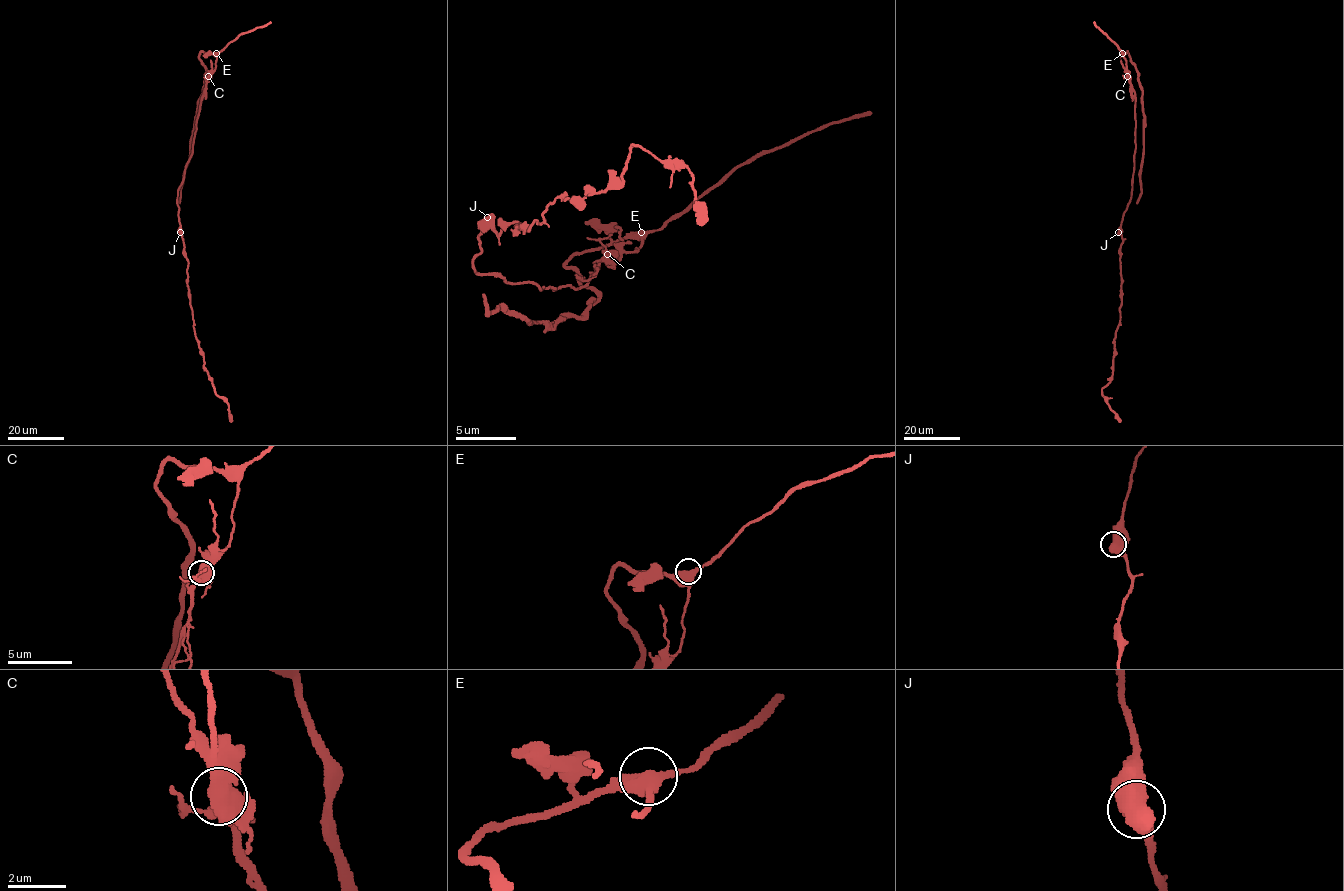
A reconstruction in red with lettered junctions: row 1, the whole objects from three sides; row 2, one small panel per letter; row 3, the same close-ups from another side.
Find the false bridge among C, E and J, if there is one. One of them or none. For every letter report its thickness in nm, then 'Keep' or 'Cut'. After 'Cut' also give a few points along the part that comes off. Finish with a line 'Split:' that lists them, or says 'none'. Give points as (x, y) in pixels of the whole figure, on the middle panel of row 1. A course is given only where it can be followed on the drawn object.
C: Thickness 600 nm. Cut. Course of the part to remove: (608, 253), (596, 262), (599, 265), (587, 280), (575, 274)
E: Thickness 440 nm. Keep
J: Thickness 650 nm. Keep
Split: C

